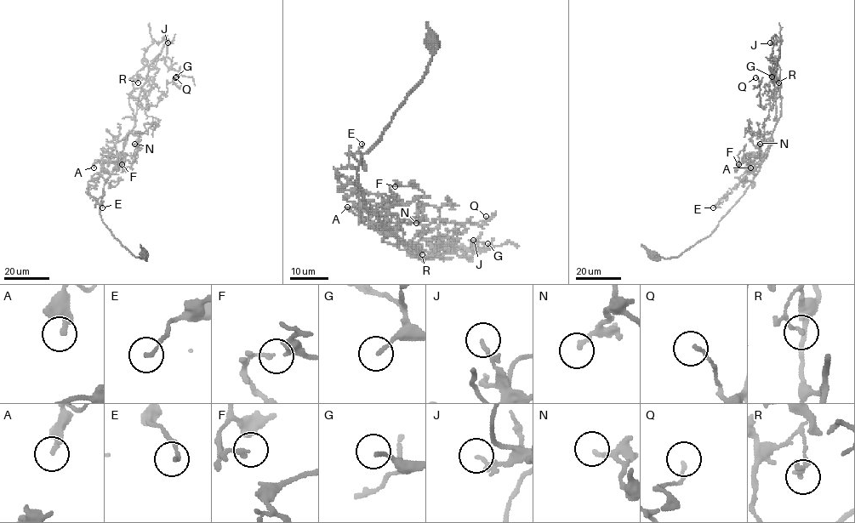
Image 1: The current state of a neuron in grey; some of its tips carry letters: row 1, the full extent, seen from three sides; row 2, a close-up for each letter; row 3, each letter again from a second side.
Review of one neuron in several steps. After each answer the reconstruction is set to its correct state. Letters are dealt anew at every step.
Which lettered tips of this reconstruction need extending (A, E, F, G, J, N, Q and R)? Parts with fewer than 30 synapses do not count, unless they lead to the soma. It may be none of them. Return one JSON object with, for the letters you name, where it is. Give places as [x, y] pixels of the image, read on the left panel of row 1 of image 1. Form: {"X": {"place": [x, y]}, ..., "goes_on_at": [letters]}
{"goes_on_at": []}

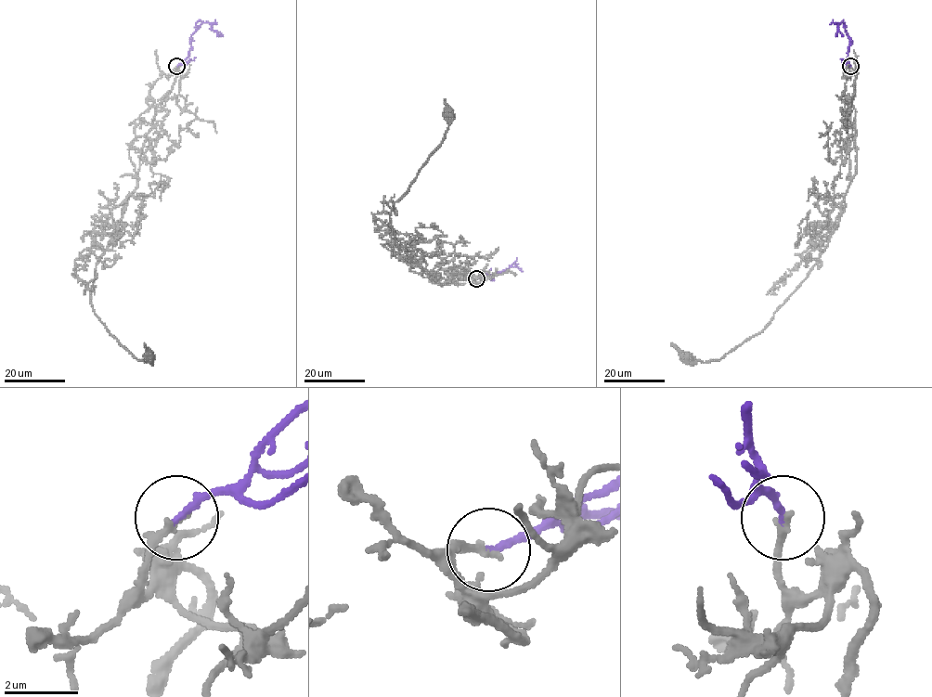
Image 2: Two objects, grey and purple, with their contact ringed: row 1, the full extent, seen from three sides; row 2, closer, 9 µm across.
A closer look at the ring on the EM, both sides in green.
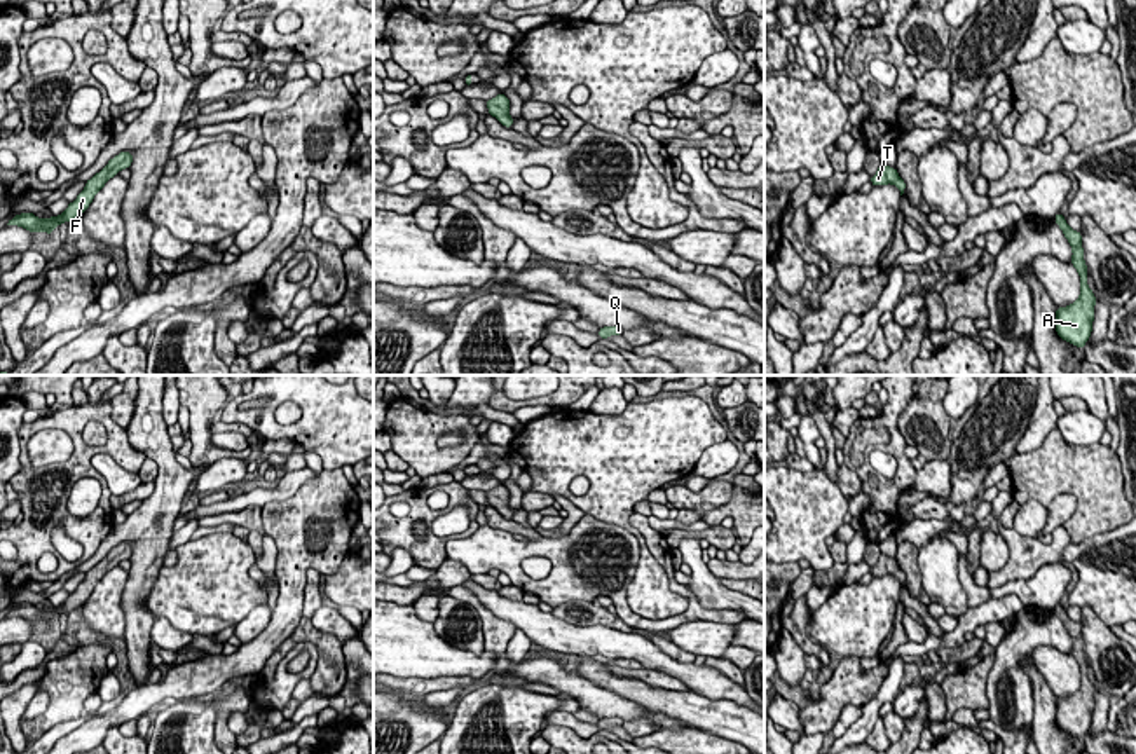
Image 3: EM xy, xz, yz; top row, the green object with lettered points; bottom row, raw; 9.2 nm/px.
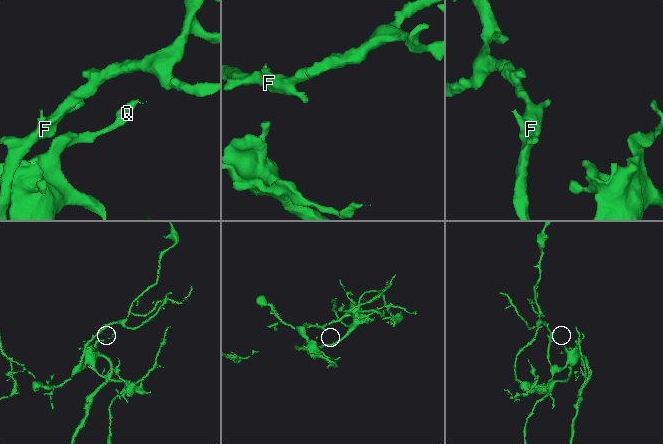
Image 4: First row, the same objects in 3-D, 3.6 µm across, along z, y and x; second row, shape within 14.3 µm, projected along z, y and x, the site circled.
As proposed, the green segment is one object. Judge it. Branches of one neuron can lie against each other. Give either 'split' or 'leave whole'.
leave whole

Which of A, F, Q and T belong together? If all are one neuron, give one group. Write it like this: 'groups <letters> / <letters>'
groups A F Q T

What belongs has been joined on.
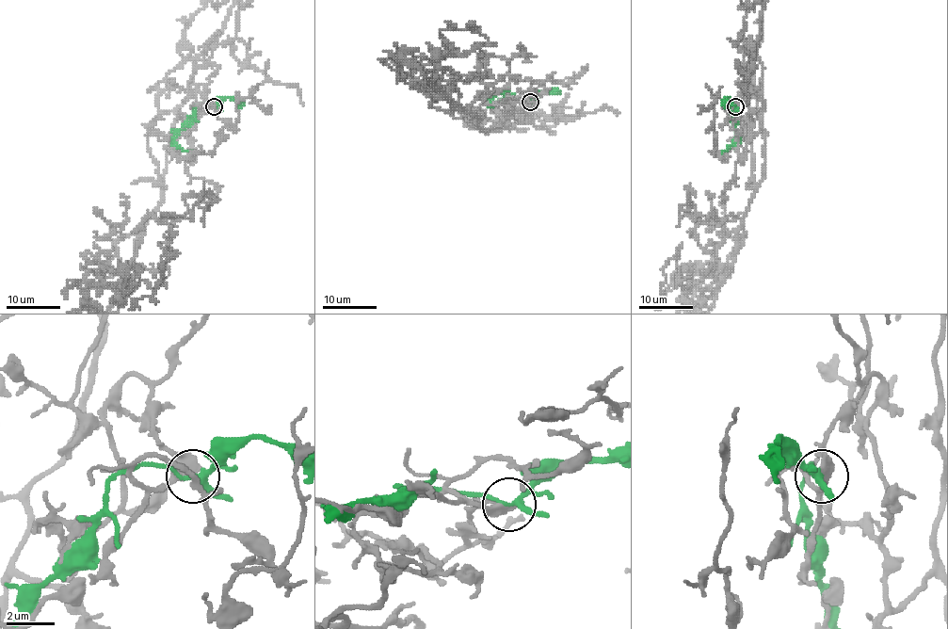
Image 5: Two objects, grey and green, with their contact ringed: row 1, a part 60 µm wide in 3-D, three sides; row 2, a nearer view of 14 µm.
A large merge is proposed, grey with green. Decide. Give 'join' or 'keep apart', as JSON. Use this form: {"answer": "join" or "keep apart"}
{"answer": "keep apart"}

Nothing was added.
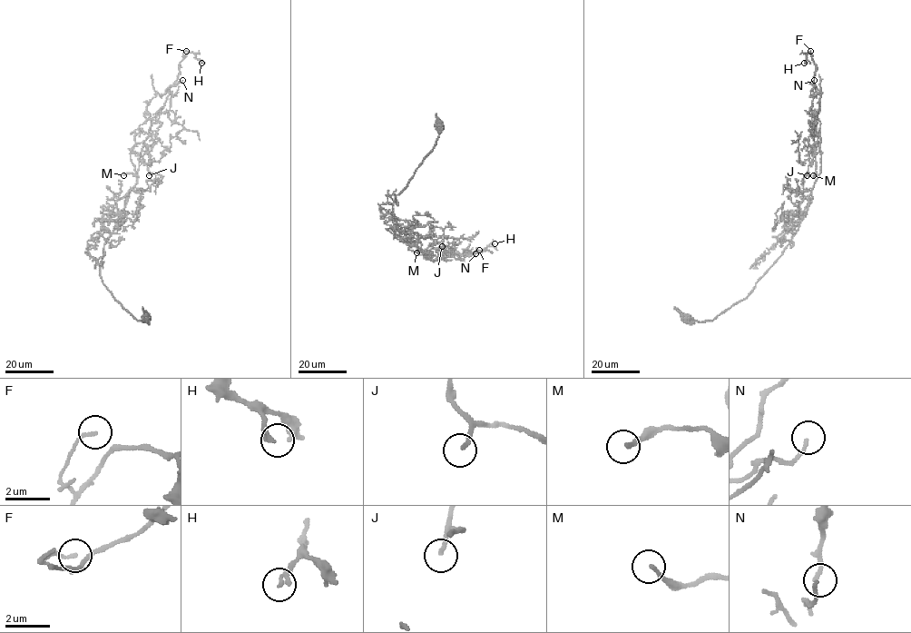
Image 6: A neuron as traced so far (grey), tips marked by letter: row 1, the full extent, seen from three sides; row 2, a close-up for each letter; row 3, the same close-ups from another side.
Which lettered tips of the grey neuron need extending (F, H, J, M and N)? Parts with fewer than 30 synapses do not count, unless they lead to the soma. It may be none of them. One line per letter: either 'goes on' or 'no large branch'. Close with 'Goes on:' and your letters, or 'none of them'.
F: no large branch
H: no large branch
J: goes on
M: goes on
N: no large branch
Goes on: J, M

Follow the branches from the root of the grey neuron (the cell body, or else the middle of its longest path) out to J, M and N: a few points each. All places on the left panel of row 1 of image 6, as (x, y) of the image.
J: (145, 320), (137, 320), (112, 295), (100, 263), (136, 182), (142, 151), (150, 158), (149, 175)
M: (145, 320), (137, 320), (122, 306), (102, 283), (100, 271), (103, 244), (138, 177), (123, 175)
N: (145, 320), (137, 320), (112, 295), (100, 263), (136, 182), (151, 121), (163, 107), (166, 89), (182, 80)

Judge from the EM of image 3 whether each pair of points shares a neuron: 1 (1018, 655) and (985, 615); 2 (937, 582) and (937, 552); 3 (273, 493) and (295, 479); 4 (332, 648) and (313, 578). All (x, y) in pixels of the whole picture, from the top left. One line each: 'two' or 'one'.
1: two
2: one
3: one
4: one

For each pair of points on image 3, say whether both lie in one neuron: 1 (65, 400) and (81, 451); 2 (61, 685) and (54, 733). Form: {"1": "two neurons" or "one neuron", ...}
{"1": "two neurons", "2": "two neurons"}

